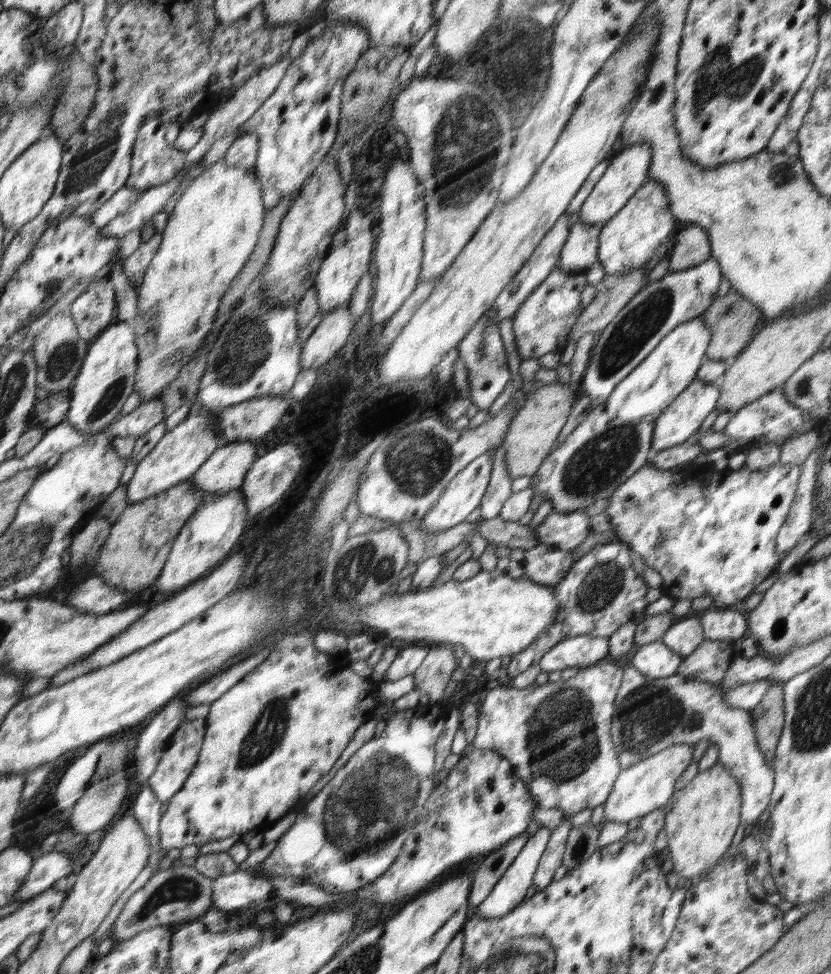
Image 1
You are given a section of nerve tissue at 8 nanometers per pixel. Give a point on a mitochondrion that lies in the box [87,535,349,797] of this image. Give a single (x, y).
(267, 732)

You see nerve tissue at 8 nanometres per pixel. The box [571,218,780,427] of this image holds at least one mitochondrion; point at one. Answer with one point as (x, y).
(643, 322)

